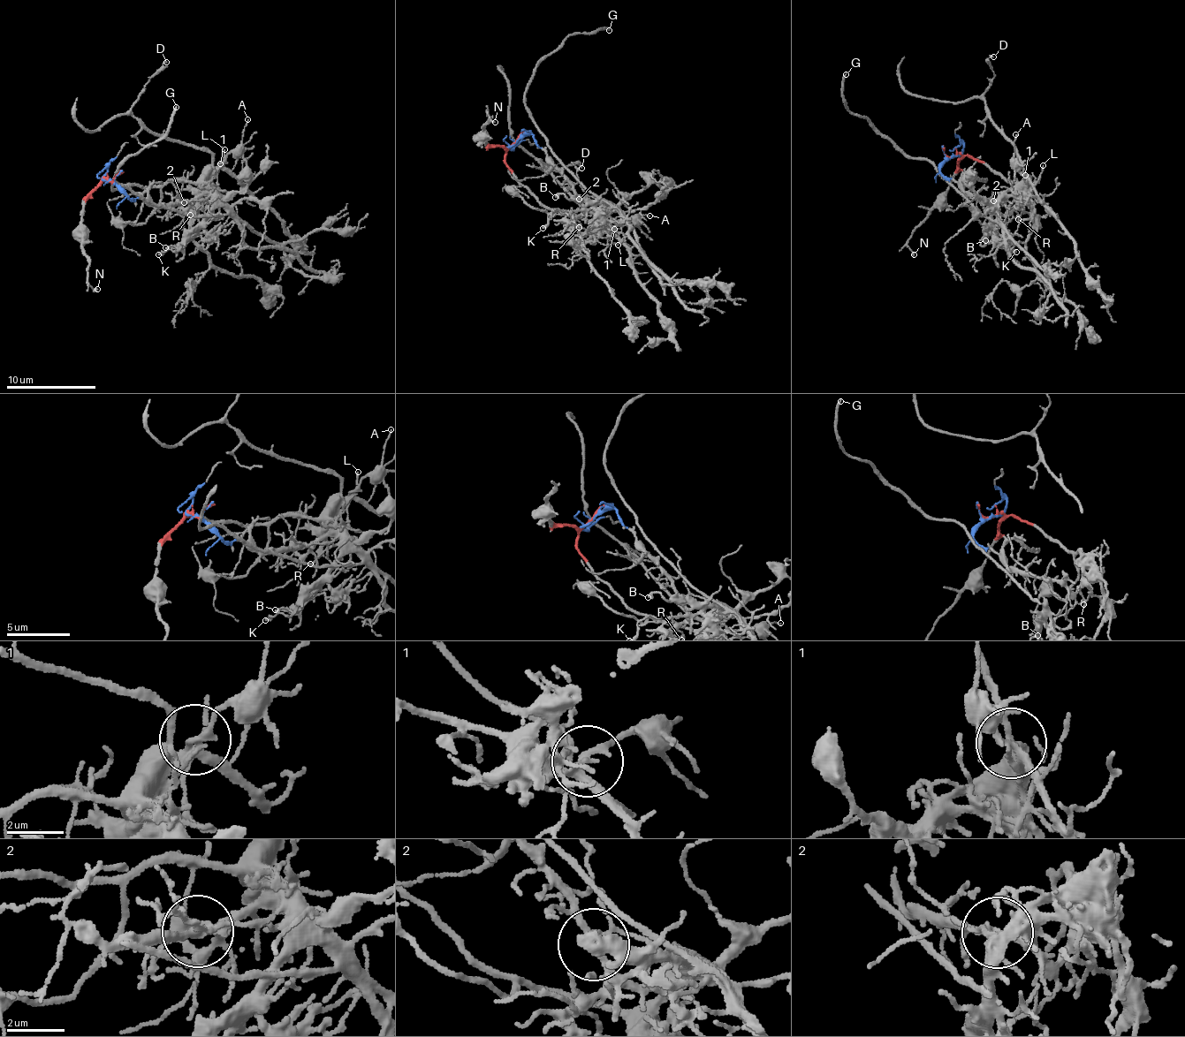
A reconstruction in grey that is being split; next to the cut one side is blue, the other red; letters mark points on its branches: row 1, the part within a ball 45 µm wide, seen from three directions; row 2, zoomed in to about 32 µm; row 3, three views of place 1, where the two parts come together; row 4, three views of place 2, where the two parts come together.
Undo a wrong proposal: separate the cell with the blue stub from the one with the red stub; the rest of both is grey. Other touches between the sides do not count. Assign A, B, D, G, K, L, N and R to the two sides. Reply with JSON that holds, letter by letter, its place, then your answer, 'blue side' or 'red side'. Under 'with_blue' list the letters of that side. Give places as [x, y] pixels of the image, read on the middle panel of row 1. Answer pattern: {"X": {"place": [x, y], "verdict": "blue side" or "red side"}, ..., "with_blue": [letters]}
{"A": {"place": [649, 215], "verdict": "red side"}, "B": {"place": [555, 197], "verdict": "blue side"}, "D": {"place": [581, 168], "verdict": "red side"}, "G": {"place": [609, 30], "verdict": "blue side"}, "K": {"place": [543, 228], "verdict": "blue side"}, "L": {"place": [618, 245], "verdict": "blue side"}, "N": {"place": [495, 122], "verdict": "red side"}, "R": {"place": [579, 227], "verdict": "blue side"}, "with_blue": ["B", "G", "K", "L", "R"]}

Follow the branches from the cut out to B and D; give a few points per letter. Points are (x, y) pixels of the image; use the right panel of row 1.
B: (952, 157), (940, 171), (950, 177), (949, 182), (986, 217), (990, 233), (985, 240)
D: (952, 157), (976, 158), (1014, 187), (1023, 175), (1014, 145), (983, 100), (994, 56)

